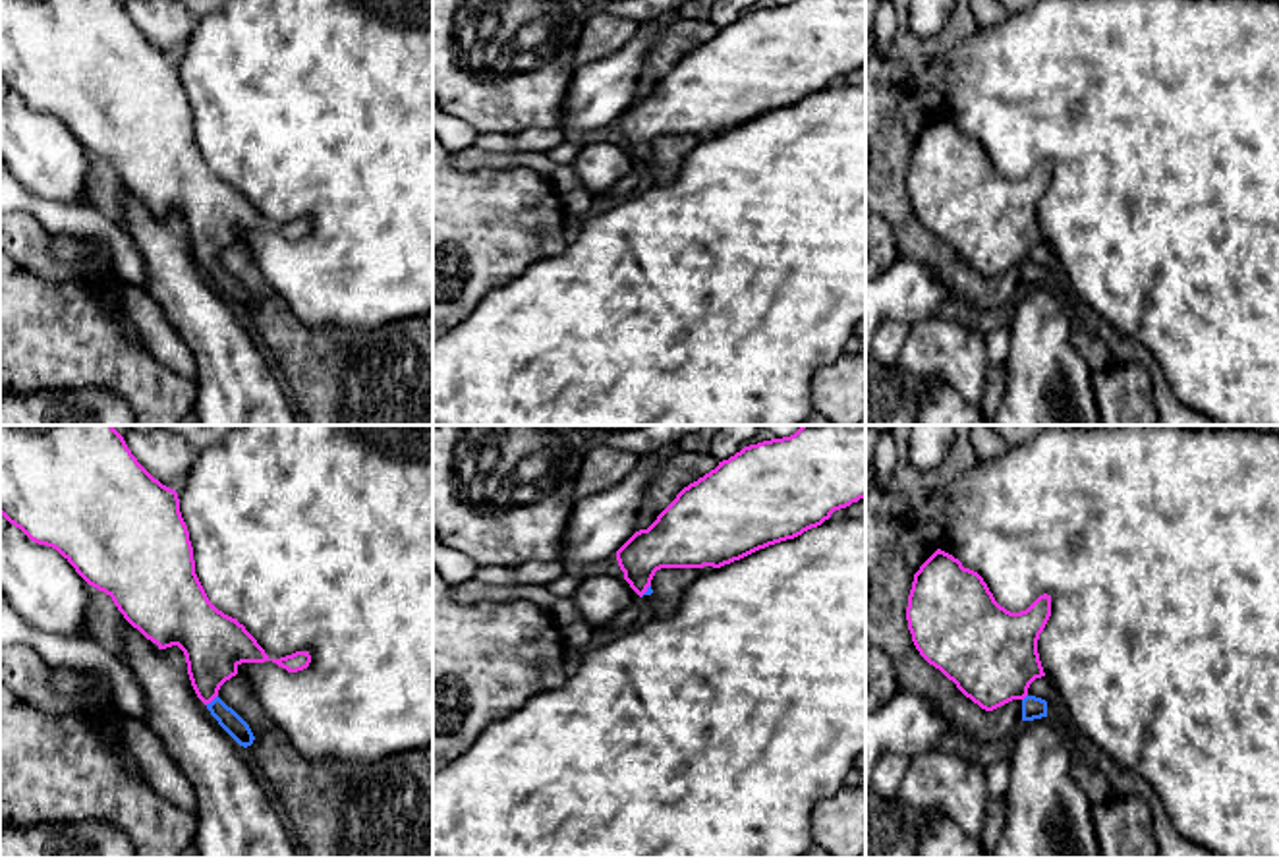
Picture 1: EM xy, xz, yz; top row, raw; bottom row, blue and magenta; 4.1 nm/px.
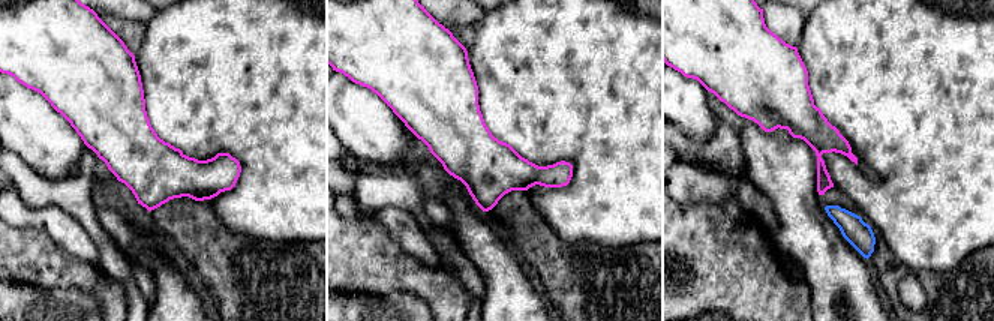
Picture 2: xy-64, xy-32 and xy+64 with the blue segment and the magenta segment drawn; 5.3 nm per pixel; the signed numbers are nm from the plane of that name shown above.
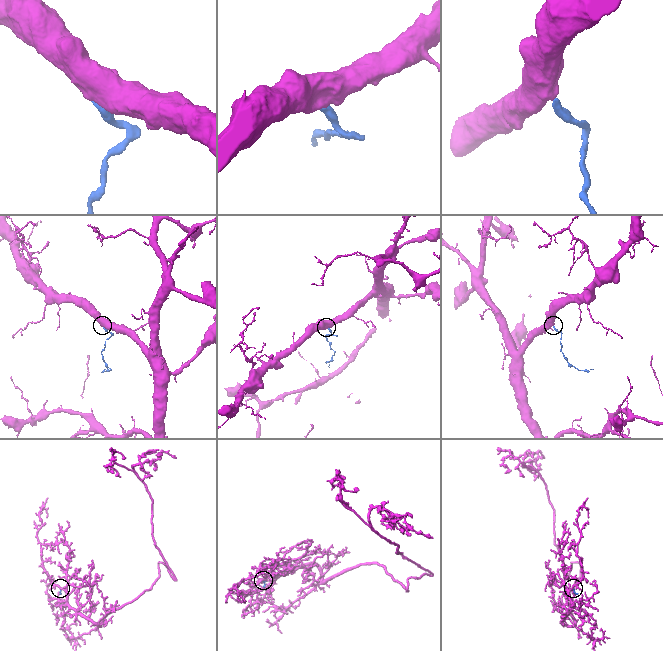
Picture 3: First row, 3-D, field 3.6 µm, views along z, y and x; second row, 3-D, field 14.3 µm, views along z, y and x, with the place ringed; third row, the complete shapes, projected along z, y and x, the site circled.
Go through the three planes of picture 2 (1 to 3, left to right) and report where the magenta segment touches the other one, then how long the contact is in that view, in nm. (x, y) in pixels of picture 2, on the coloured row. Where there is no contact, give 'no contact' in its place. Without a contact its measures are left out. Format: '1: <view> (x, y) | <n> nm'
1: no contact
2: no contact
3: no contact

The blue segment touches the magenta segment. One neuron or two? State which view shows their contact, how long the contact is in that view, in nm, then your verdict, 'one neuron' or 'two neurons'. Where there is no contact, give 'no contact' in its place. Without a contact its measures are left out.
xy | 70 nm | one neuron

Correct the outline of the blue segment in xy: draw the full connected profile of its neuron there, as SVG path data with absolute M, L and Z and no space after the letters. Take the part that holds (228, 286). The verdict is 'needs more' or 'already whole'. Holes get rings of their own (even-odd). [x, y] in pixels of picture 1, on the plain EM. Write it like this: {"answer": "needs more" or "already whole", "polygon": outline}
{"answer": "needs more", "polygon": "M0 0L0 81L31 108L56 116L158 216L178 213L197 265L243 315L255 303L218 265L220 253L238 242L242 230L272 228L288 240L311 230L309 218L270 226L238 186L209 168L195 141L178 60L137 29L120 0Z"}

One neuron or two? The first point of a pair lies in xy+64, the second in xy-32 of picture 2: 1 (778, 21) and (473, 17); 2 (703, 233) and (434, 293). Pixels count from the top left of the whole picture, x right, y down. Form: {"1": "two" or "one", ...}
{"1": "one", "2": "one"}

